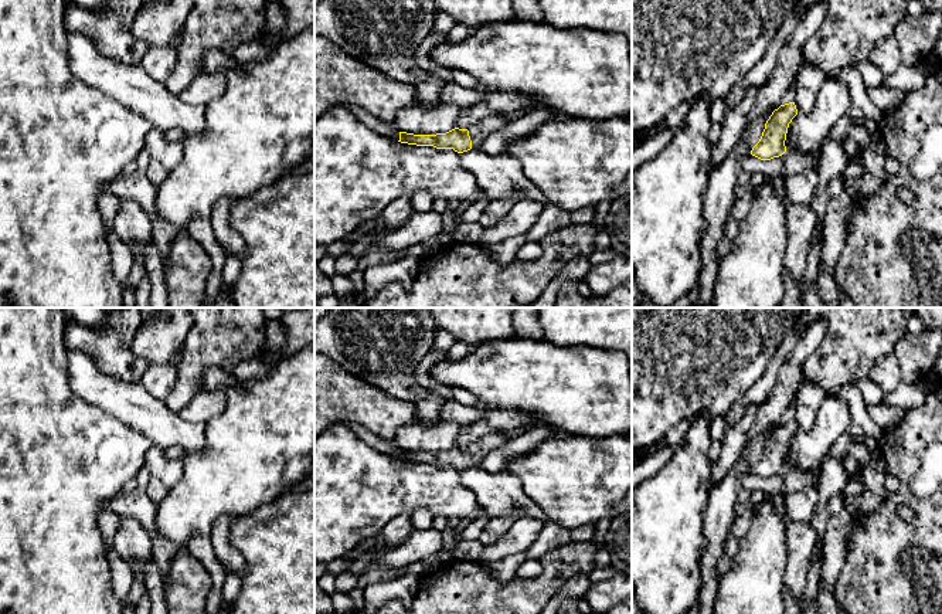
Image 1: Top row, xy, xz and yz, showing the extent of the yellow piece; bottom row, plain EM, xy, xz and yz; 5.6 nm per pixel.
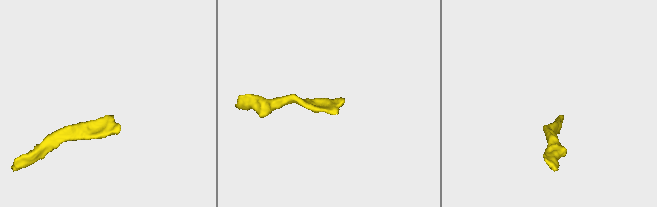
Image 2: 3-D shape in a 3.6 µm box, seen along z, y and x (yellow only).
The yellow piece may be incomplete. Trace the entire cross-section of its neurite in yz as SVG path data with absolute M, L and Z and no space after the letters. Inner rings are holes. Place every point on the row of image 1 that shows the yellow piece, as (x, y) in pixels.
M795 102L781 105L772 112L765 123L759 142L752 147L751 155L761 160L779 157L786 152L785 140L789 123L798 115Z

